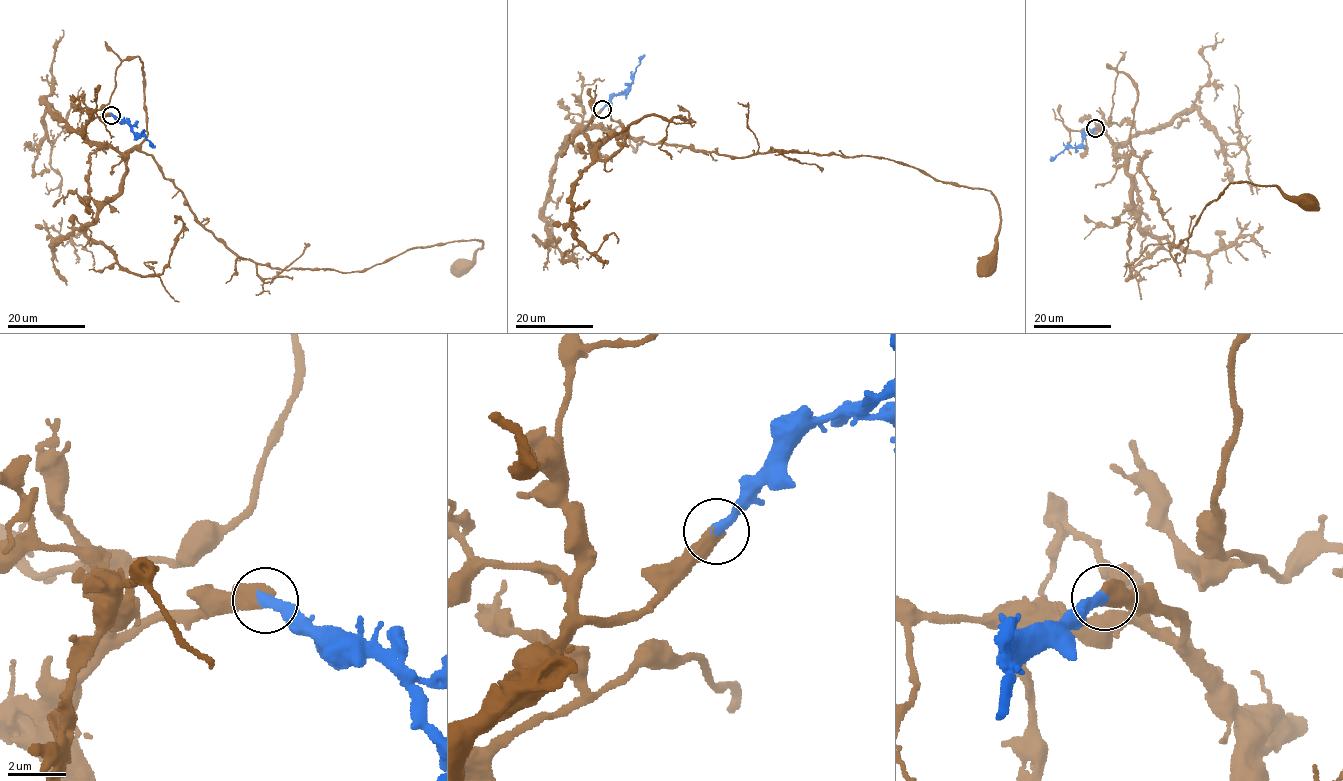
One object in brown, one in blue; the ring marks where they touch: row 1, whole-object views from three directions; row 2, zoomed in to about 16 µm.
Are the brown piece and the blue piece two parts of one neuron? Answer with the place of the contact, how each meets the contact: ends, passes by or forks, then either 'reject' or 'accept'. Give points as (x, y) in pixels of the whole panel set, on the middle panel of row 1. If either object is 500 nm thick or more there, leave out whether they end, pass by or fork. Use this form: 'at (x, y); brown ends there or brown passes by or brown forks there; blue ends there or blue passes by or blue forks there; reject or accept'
at (602, 109); accept

